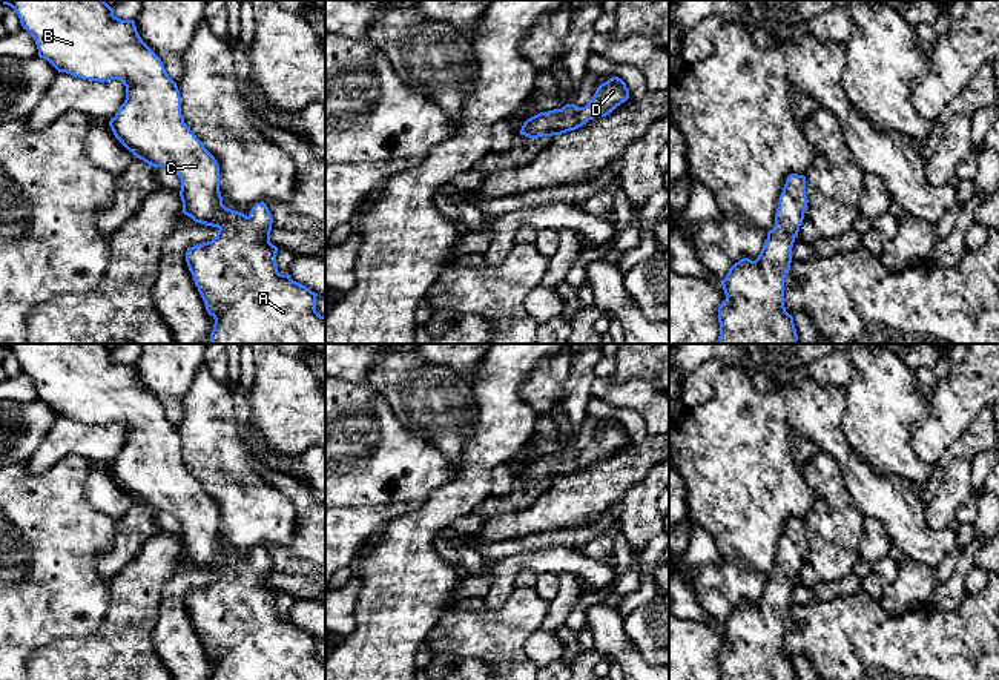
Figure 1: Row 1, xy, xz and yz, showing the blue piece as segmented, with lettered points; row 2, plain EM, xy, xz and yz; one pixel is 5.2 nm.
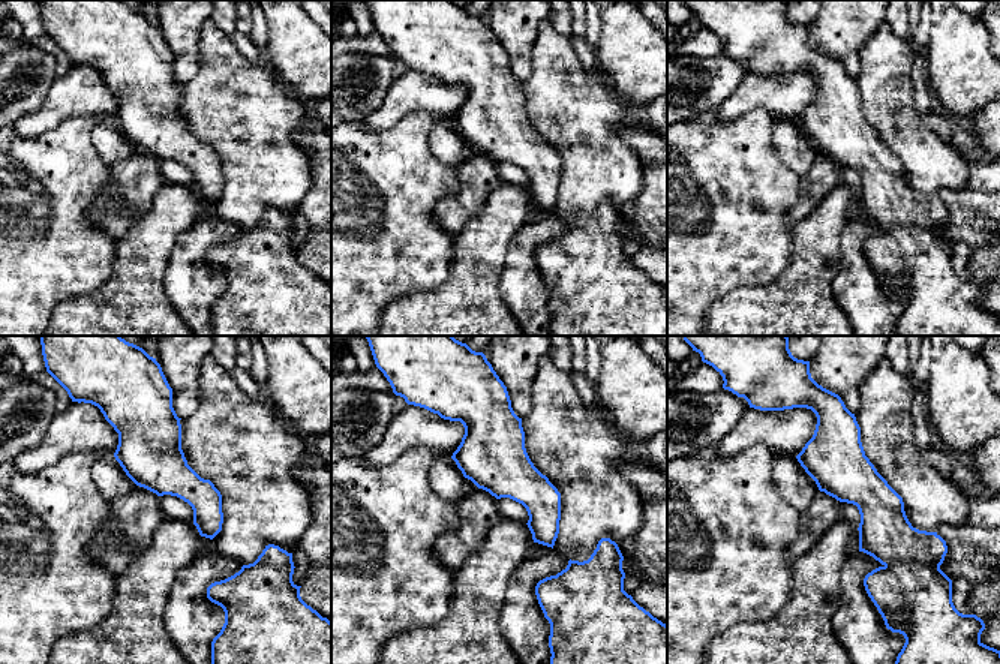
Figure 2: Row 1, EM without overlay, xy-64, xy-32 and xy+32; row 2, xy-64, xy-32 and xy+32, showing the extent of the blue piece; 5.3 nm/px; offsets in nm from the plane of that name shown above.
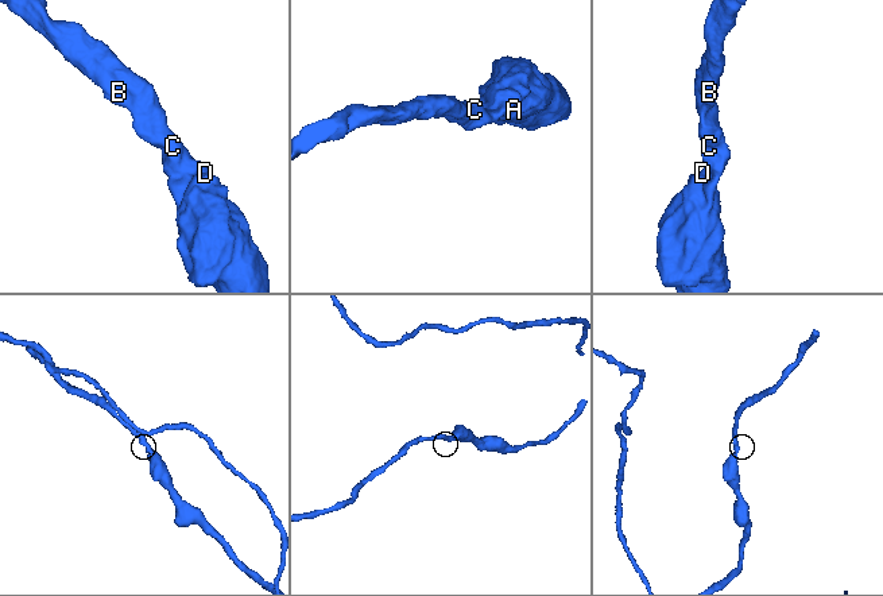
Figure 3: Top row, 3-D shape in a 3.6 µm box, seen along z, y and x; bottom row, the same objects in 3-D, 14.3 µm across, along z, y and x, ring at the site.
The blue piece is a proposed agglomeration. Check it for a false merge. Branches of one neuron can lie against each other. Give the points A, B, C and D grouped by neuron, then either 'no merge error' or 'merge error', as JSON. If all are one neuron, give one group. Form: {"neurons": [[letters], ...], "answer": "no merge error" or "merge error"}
{"neurons": [["A", "B", "C", "D"]], "answer": "no merge error"}

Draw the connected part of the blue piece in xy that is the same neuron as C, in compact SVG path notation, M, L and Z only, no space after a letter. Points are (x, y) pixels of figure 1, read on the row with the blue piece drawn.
M2 0L11 6L35 40L38 57L48 60L58 72L92 81L121 80L126 100L109 126L115 138L153 167L173 170L181 180L183 213L195 223L218 227L212 241L196 244L186 252L186 262L207 313L215 319L212 344L325 344L325 316L316 312L316 296L290 275L278 272L278 247L270 243L273 216L264 201L256 203L249 215L227 209L219 192L219 164L184 123L176 83L167 75L161 58L141 40L134 20L114 15L104 0Z

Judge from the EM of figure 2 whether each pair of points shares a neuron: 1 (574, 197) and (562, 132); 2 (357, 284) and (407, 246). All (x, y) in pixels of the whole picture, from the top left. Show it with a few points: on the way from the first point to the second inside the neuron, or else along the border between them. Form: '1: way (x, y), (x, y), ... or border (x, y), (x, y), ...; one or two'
1: way (574, 180), (574, 149); one
2: way (369, 272), (395, 248); one

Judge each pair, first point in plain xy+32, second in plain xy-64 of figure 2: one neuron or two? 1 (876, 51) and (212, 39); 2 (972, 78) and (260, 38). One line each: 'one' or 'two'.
1: one
2: two

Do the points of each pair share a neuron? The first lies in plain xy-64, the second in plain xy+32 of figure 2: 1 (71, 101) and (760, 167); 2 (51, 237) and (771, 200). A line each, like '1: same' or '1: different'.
1: different
2: same

